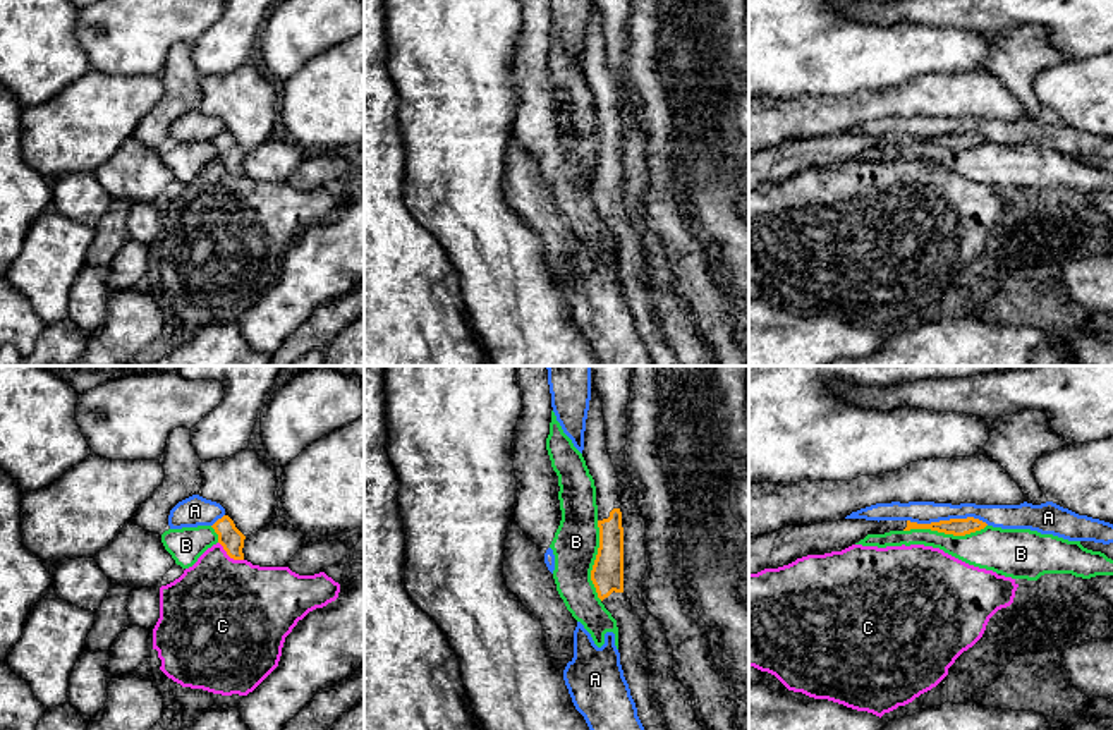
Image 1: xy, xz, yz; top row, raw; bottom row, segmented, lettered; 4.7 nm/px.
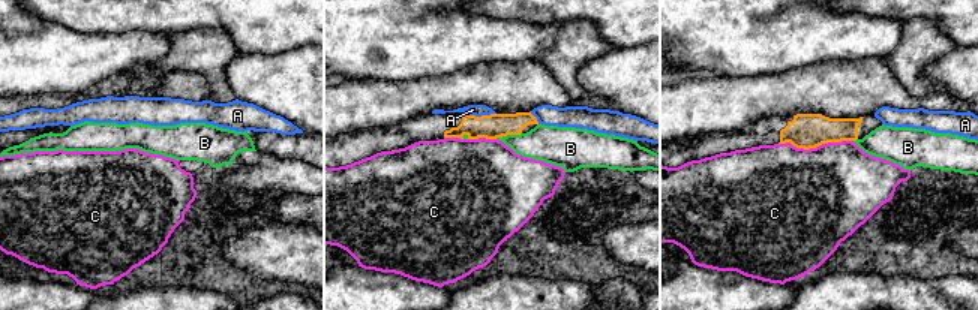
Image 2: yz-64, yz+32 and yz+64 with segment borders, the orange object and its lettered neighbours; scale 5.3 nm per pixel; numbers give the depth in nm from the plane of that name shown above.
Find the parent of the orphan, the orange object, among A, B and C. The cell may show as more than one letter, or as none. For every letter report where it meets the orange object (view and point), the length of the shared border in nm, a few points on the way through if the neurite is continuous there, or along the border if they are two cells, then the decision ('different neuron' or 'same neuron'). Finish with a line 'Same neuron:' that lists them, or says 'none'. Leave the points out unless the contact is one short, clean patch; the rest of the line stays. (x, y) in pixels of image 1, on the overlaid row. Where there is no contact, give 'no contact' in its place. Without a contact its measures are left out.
A: contact yz (948, 521); length 380 nm; border yz (907, 519), (933, 523), (978, 517), (988, 524); different neuron
B: contact yz (945, 533); length 400 nm; border yz (986, 524), (964, 535), (945, 535), (930, 529), (904, 531); different neuron
C: contact xy (229, 555); length 150 nm; different neuron
Same neuron: none

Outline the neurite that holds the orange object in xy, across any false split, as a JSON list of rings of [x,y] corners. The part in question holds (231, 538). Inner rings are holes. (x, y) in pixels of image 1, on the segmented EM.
[[[223,515],[211,527],[218,534],[218,543],[227,555],[234,560],[244,560],[242,548],[246,536],[235,527],[234,520],[228,515]]]

